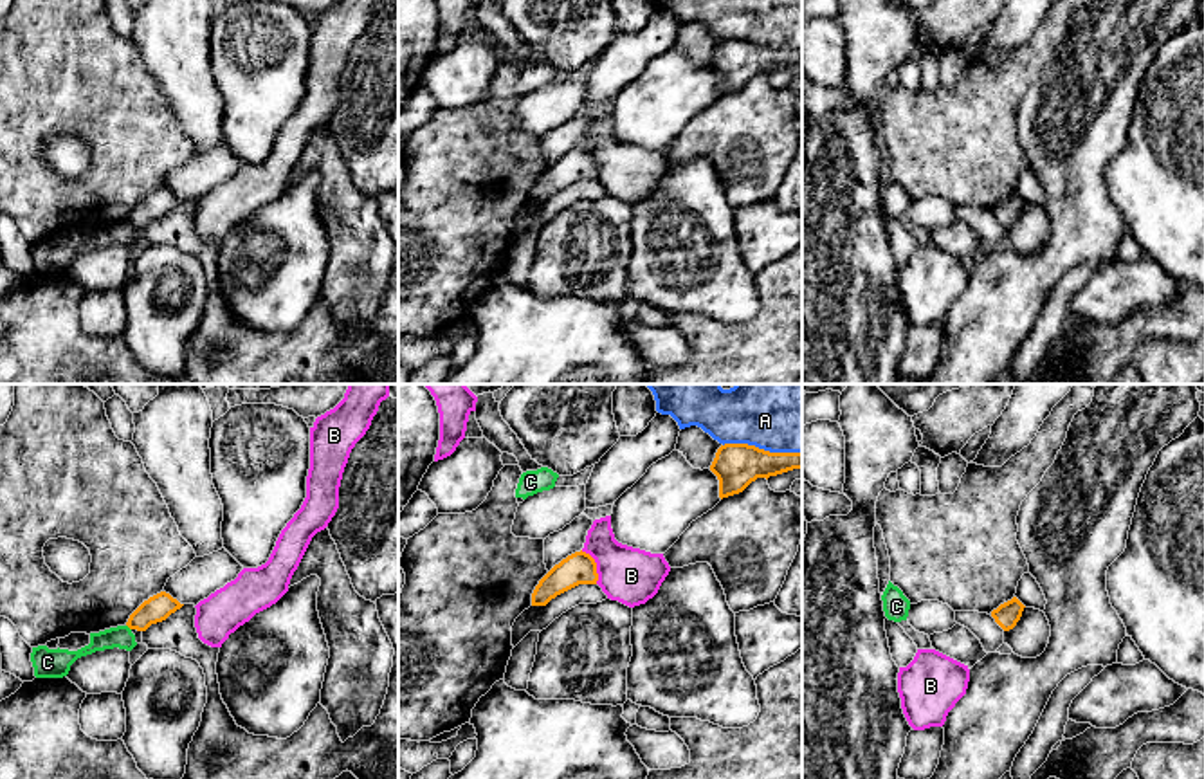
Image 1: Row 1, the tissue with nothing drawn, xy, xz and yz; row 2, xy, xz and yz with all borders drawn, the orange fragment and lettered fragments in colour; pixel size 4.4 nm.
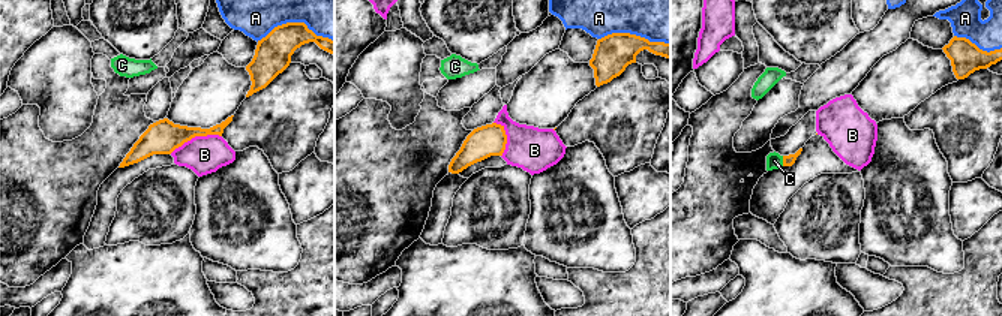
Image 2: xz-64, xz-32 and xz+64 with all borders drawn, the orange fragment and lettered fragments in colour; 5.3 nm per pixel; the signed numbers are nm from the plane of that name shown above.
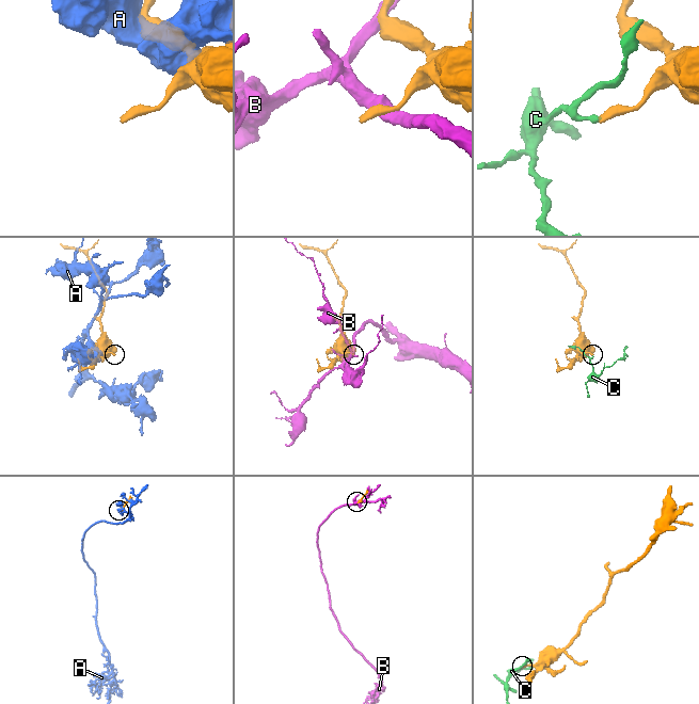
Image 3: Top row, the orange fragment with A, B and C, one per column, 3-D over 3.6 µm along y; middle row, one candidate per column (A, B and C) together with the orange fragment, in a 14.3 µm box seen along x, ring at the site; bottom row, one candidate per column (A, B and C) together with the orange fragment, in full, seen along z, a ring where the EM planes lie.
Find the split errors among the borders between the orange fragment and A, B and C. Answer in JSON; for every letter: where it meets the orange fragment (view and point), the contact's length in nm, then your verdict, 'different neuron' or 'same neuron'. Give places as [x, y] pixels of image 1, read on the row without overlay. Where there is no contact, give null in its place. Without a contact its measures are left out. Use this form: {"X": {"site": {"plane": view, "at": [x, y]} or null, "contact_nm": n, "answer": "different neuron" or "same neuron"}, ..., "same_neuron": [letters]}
{"A": {"site": {"plane": "xz", "at": [763, 45]}, "contact_nm": 360, "answer": "different neuron"}, "B": {"site": {"plane": "xz", "at": [595, 161]}, "contact_nm": 170, "answer": "different neuron"}, "C": {"site": {"plane": "xy", "at": [128, 222]}, "contact_nm": 40, "answer": "different neuron"}, "same_neuron": []}

